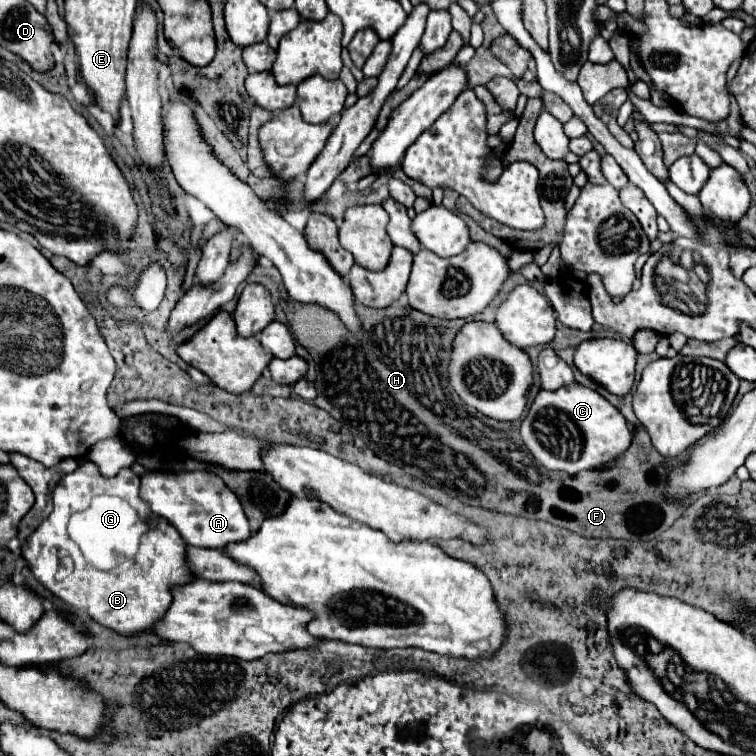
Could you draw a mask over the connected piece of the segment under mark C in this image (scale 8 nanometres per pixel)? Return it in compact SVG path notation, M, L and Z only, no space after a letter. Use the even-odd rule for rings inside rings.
M576 382L554 392L540 390L522 422L520 434L526 448L544 468L564 470L568 474L608 466L632 442L626 418L596 390Z

